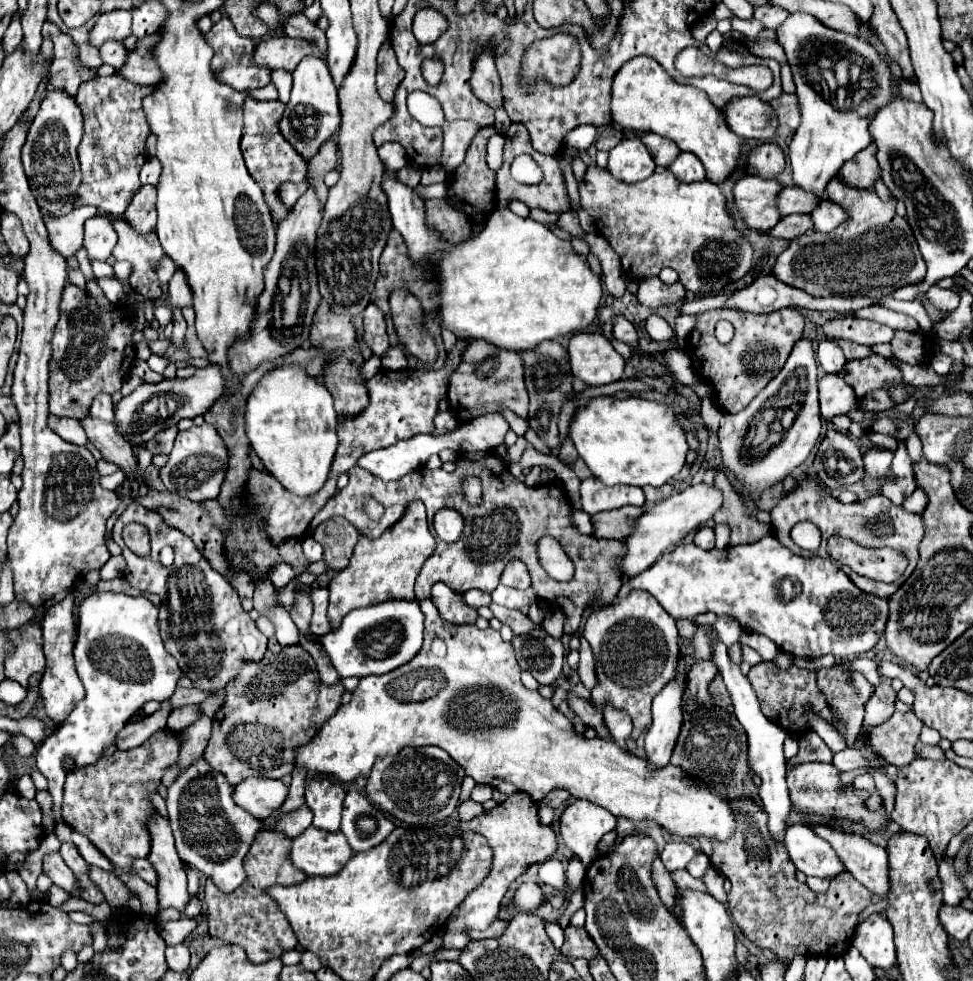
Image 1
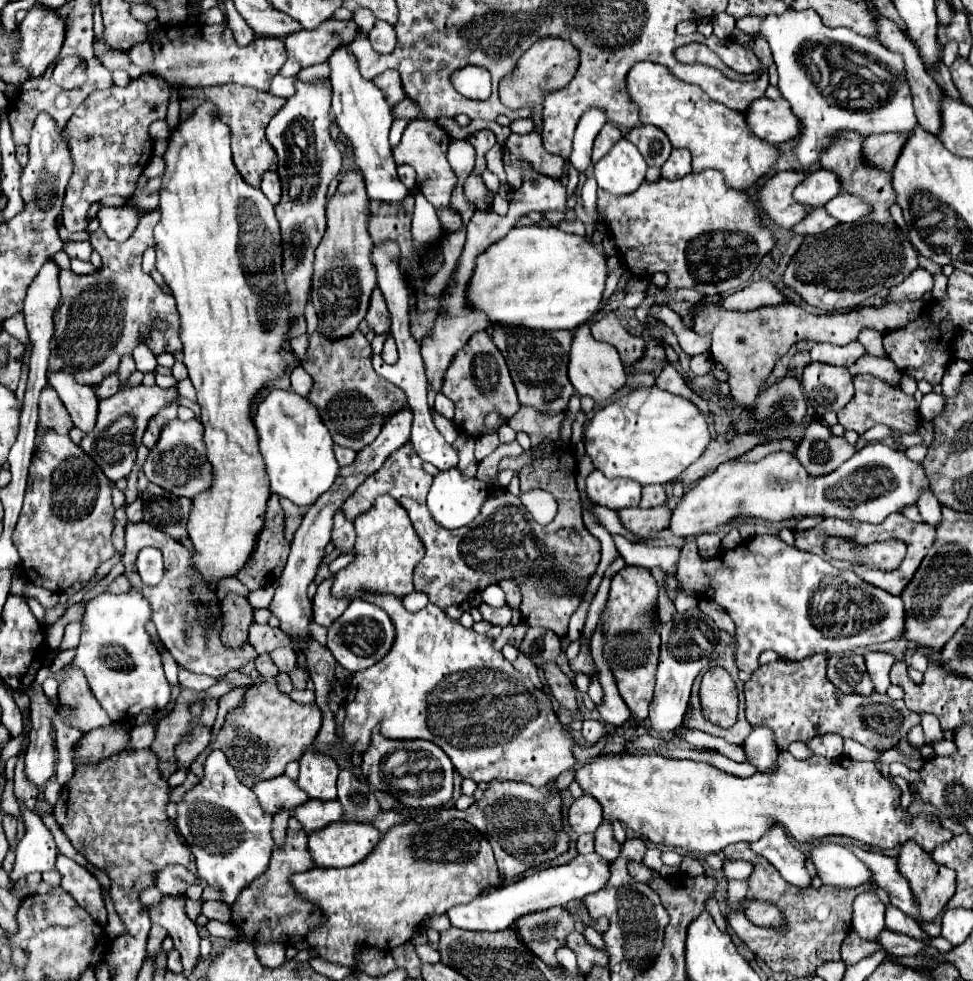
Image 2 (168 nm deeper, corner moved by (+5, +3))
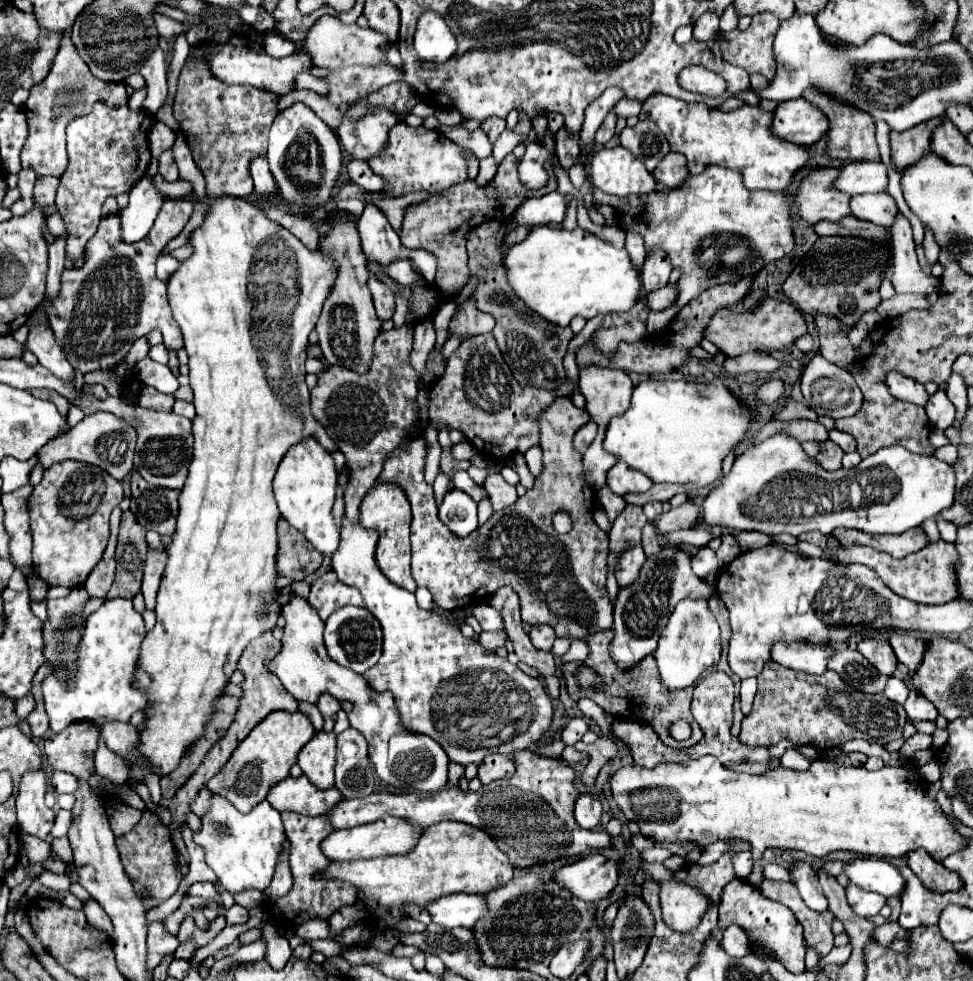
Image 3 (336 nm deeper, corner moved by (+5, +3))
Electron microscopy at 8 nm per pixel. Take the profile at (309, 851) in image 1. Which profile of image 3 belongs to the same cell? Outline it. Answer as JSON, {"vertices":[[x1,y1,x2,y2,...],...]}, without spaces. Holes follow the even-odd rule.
{"vertices":[[384,816,382,820,376,820,374,824,354,826,354,828,348,828,348,830,334,830,328,838,322,840,320,848,322,848,326,858,338,860,338,862,378,858,378,856,390,856,390,854,404,854,404,852,410,852,416,846,416,840,422,834,422,830,424,828,414,828,400,818]]}

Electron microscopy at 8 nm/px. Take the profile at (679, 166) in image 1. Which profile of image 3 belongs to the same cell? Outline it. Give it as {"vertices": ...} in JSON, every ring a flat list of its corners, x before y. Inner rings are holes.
{"vertices":[[670,152,652,172,656,180,660,180,662,184,666,184,668,188,674,188,676,184,680,184,690,172,688,172,688,160,686,156,678,154,678,152]]}

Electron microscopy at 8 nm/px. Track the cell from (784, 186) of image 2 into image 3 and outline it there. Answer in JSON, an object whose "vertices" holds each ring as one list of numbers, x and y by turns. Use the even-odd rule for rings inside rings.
{"vertices":[[816,168,806,174,800,182,794,202,798,208,798,216,808,224,818,224,818,220,840,220,842,216,850,214,848,208,848,194,830,192,830,182,836,178,836,168]]}

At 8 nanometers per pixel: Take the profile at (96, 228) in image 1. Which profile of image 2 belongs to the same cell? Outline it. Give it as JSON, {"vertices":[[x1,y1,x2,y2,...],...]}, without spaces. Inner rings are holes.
{"vertices":[[128,204,120,208,102,208,98,212,98,218,100,218,100,228,108,236,118,238,118,242,124,242,136,230,138,220,140,220,140,210]]}

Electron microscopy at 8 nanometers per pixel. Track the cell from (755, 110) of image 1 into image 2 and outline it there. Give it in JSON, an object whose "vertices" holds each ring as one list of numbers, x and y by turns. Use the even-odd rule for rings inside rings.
{"vertices":[[784,98,754,100,746,112,746,120,752,132,770,144,782,144,800,136,800,120]]}

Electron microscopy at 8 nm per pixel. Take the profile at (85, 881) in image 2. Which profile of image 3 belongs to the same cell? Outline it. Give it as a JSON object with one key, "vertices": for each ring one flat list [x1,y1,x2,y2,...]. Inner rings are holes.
{"vertices":[[88,898,88,900,84,902,82,912,86,914,86,920,90,920,90,926,96,926,96,928,104,930,106,934,112,932,112,922,110,922,110,918,106,916,104,908,102,908,94,898]]}

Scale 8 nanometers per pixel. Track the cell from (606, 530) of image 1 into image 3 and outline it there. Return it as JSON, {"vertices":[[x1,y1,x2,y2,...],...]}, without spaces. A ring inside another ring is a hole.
{"vertices":[[684,502,682,506,670,508,668,512,664,512,654,524,654,528,658,532,674,532,674,530,684,530,684,528,692,528,700,518,700,510,698,506]]}

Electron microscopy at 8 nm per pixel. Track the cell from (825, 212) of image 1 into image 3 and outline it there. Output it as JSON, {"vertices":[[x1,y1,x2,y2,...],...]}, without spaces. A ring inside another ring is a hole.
{"vertices":[[880,192,880,194,862,194,862,196,850,198,850,210,852,210,852,216,856,218,888,228,892,226,898,206,888,192]]}

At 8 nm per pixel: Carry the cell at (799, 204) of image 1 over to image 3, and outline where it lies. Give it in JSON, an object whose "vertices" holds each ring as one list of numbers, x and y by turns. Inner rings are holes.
{"vertices":[[874,162,842,164,836,180,832,182,834,190,840,190,850,196,866,192,884,192,886,186,888,186,886,166]]}

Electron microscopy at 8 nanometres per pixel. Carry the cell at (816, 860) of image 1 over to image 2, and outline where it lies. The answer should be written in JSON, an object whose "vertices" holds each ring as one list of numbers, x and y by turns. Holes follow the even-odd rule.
{"vertices":[[828,842,812,844,812,852,806,856,814,862,818,876,824,884,840,888,856,888,862,884,874,884,872,872,862,860,858,860,848,848]]}

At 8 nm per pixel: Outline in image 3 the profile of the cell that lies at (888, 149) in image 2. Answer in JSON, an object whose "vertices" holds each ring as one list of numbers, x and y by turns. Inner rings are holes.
{"vertices":[[932,118,904,132,890,132,890,148,892,148,894,166,906,168,914,164,918,158,922,158,922,154,930,150,930,136,938,122,940,122,938,118]]}

